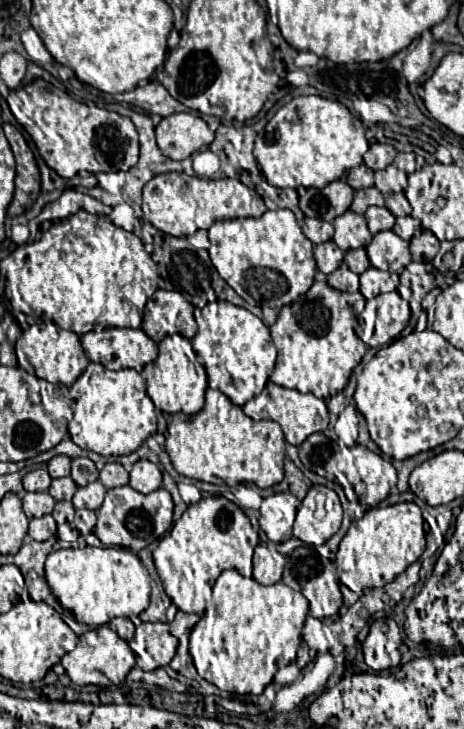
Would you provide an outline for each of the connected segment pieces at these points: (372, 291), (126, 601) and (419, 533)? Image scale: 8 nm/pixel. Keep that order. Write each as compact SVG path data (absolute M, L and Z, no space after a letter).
M371 266L361 274L361 288L359 290L365 298L375 298L383 292L397 290L397 286L399 286L399 276L396 273L381 272Z
M69 548L55 550L45 562L45 578L63 608L73 612L77 622L91 628L103 626L117 616L137 618L151 598L149 572L139 556L127 548Z
M401 502L385 508L371 508L361 520L351 522L337 552L337 576L353 592L381 588L393 582L425 550L423 514L415 502Z

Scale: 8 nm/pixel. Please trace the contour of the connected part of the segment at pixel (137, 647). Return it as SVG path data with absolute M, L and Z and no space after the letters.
M141 622L129 646L137 656L137 666L152 671L171 662L177 650L177 638L169 632L169 624Z

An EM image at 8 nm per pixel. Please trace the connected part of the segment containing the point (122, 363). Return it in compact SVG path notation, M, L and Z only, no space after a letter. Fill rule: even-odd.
M141 328L93 330L81 336L81 344L91 362L99 362L109 370L133 368L141 372L145 364L157 358L157 344Z

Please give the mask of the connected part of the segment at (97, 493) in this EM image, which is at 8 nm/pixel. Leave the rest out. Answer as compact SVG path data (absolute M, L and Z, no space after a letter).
M93 482L87 484L83 488L77 488L75 496L73 496L73 506L75 508L89 508L89 510L97 510L103 504L105 498L105 486L101 482Z

